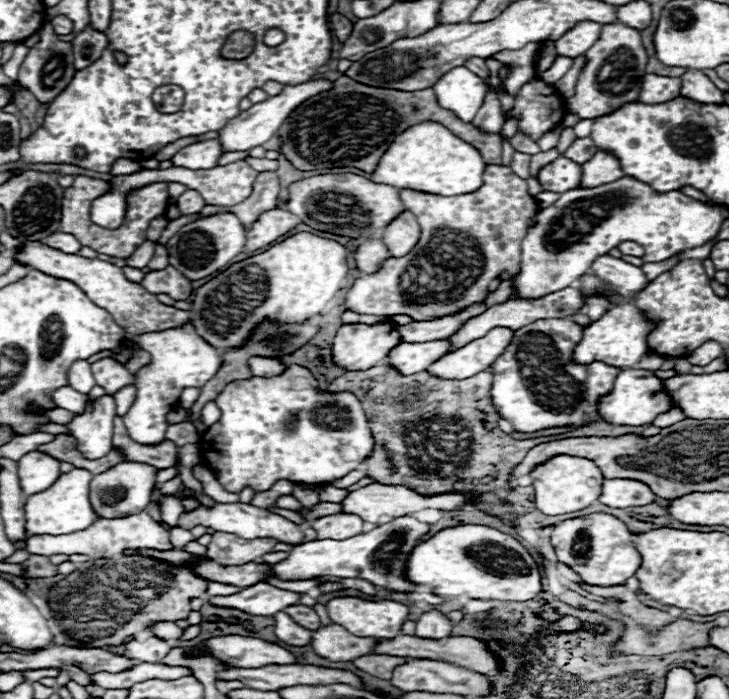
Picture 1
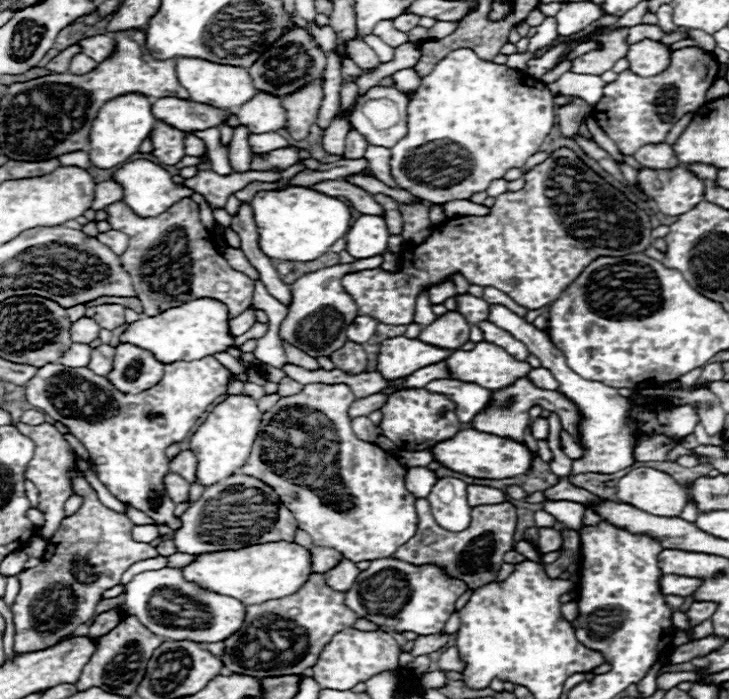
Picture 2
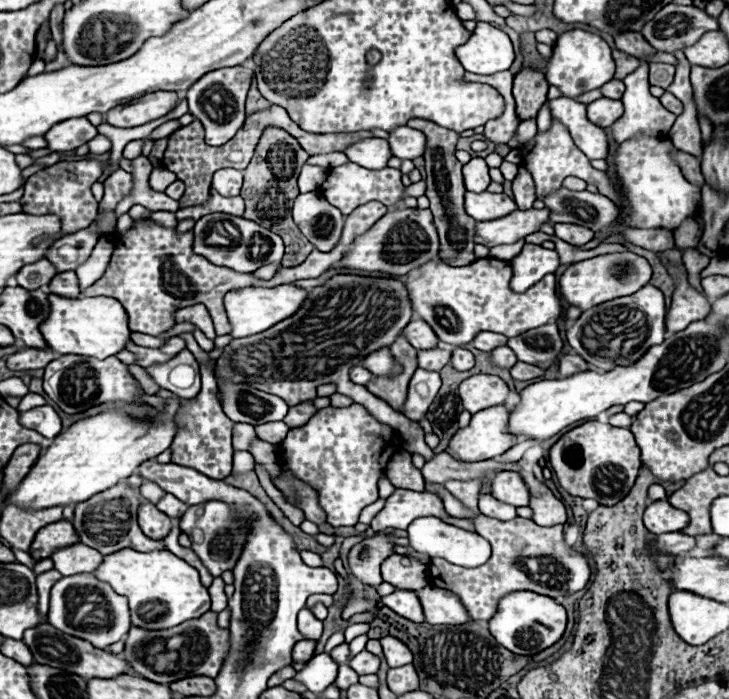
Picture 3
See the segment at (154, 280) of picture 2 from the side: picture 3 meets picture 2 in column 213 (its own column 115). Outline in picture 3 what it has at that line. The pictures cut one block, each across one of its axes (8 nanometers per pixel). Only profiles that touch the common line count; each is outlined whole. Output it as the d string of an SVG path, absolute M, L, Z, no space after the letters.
M368 202L364 206L358 206L348 216L340 244L332 252L312 250L312 254L300 266L280 268L270 280L258 280L254 274L240 274L224 266L212 266L212 262L200 258L200 254L192 250L194 246L192 230L178 234L176 228L164 228L152 220L136 220L130 230L126 230L120 238L116 238L110 266L106 268L104 276L98 282L86 288L86 296L110 296L120 300L128 312L130 330L150 336L160 336L162 332L170 330L176 310L194 304L204 304L214 320L216 334L224 336L230 334L230 322L224 310L226 292L244 286L280 286L280 284L292 284L296 280L318 278L322 272L326 272L334 262L342 258L342 254L348 250L348 246L354 242L358 234L364 234L384 214L386 206L380 202Z

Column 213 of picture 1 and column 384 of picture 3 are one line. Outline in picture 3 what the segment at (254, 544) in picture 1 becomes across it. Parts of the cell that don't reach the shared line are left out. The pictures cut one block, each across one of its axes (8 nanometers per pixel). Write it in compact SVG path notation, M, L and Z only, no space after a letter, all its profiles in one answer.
M378 534L374 538L362 540L356 546L352 546L348 554L352 576L358 578L366 586L378 588L382 584L380 564L392 554L392 548L394 544L386 540L386 534Z

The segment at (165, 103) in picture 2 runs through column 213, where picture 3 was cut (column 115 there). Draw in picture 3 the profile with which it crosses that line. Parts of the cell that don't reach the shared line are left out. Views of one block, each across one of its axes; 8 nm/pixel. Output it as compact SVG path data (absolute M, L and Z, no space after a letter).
M146 94L144 98L128 102L128 106L116 106L116 110L108 110L106 122L116 128L142 126L174 110L178 102L180 98L176 94Z

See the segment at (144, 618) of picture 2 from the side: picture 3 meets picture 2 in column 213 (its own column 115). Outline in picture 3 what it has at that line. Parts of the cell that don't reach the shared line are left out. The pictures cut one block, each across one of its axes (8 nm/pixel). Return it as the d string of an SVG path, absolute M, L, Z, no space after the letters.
M74 574L72 578L60 578L60 582L52 586L48 624L66 634L92 642L100 650L122 640L132 626L128 600L116 594L106 582L100 582L94 574Z

